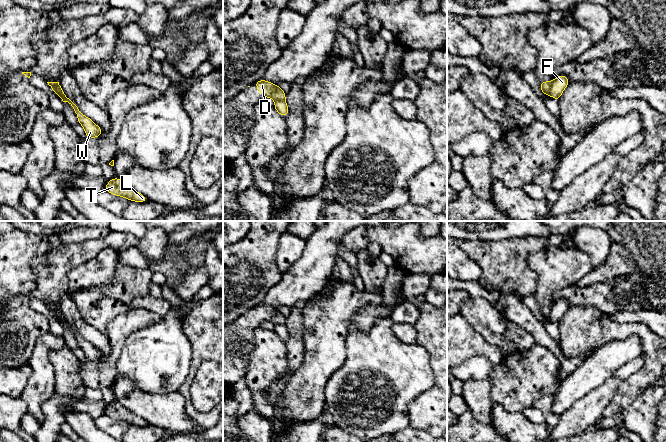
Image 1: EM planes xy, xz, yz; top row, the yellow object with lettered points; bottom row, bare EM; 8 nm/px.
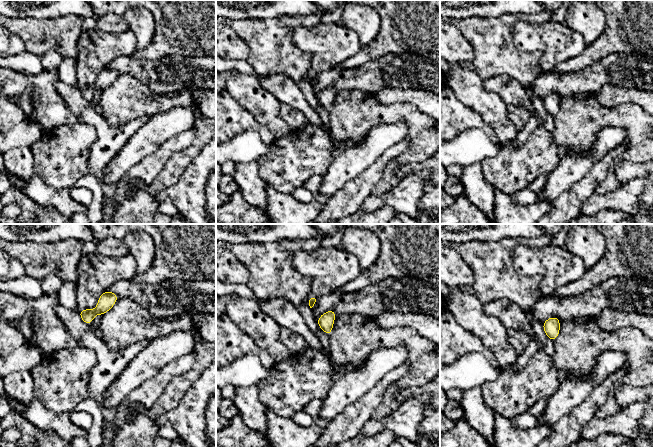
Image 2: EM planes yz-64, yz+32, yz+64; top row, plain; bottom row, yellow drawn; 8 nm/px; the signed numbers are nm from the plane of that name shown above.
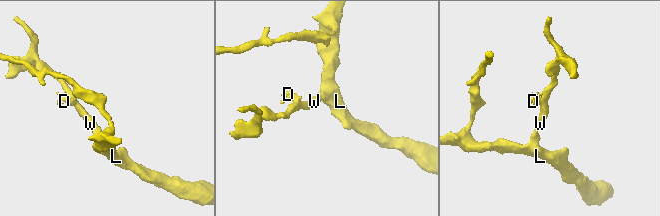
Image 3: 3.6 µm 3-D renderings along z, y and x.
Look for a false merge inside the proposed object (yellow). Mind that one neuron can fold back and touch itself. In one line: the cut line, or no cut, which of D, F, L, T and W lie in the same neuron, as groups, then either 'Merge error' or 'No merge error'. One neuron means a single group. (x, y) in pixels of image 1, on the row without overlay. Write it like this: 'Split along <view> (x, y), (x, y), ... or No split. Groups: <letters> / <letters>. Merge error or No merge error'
Split along yz (551, 306), (547, 319). Groups: D / F L T W. Merge error

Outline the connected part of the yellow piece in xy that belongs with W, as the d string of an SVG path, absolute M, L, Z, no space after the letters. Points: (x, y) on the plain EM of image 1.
M61 310L57 311L57 315L56 318L59 320L59 322L63 325L63 326L68 326L74 333L77 342L78 342L78 347L80 347L82 349L82 351L85 354L85 358L87 361L89 362L97 362L99 360L101 360L102 358L102 353L96 349L92 343L86 341L85 339L83 339L81 337L81 335L78 333L78 331L64 318Z

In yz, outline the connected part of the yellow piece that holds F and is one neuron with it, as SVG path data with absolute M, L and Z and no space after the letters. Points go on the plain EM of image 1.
M560 299L557 302L554 302L551 306L550 316L548 320L551 320L557 325L559 325L563 315L568 310L568 308L568 301L565 299Z

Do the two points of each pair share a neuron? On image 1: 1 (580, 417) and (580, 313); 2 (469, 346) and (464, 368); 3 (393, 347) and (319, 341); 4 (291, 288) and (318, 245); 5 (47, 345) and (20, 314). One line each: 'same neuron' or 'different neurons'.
1: different neurons
2: different neurons
3: different neurons
4: same neuron
5: different neurons

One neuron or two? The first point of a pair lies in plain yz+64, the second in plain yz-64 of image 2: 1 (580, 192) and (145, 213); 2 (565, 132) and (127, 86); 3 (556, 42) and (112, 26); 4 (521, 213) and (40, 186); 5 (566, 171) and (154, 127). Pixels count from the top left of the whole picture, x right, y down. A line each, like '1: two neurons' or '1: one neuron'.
1: two neurons
2: one neuron
3: two neurons
4: one neuron
5: one neuron

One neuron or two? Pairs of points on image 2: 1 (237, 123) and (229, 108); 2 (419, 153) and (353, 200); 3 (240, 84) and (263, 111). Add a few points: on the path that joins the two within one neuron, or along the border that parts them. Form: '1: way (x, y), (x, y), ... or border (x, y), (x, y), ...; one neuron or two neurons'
1: way (233, 119), (229, 112); one neuron
2: border (387, 164), (383, 176), (371, 192); two neurons
3: way (247, 91), (260, 104); one neuron

